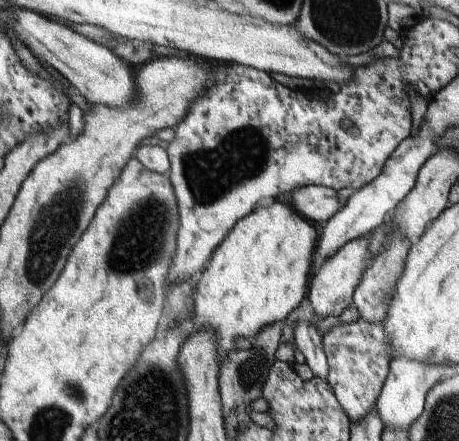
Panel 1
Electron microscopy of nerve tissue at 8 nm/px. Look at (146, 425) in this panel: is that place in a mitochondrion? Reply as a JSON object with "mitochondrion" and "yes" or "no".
{"mitochondrion":"yes"}

